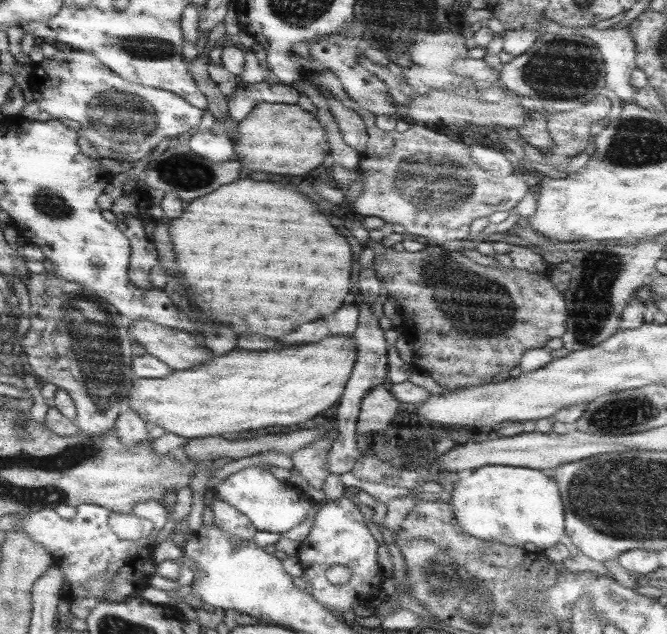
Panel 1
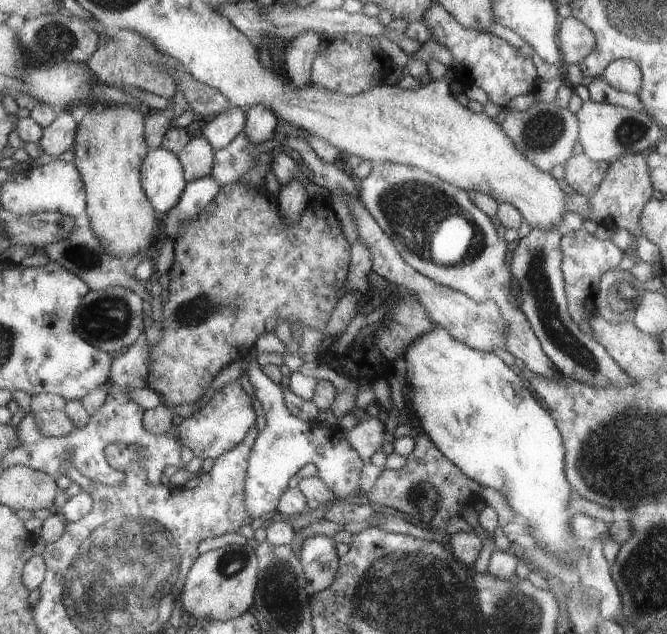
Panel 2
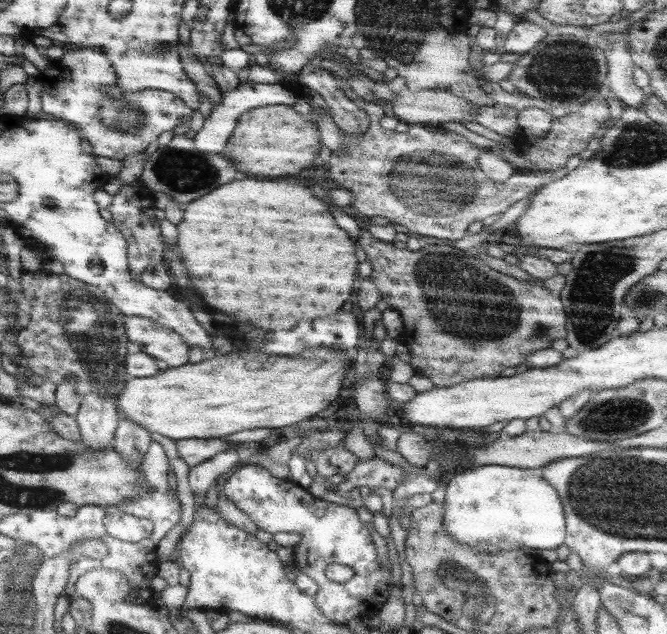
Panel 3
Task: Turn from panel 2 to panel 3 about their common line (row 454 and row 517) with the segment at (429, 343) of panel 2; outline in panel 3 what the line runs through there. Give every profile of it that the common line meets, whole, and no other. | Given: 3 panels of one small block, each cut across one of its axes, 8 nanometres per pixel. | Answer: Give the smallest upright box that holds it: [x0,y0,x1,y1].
[443,465,564,553]

